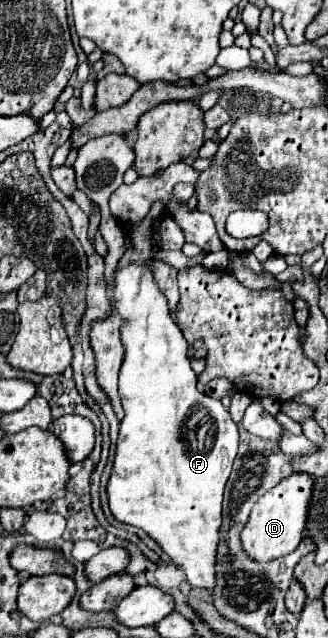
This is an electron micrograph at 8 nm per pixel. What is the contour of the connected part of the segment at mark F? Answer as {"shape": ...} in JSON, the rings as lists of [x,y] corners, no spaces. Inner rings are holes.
{"shape":[[[137,263],[115,269],[111,295],[111,305],[123,319],[121,341],[125,349],[123,365],[119,371],[119,395],[123,401],[125,417],[121,421],[117,439],[115,467],[107,485],[111,513],[121,523],[129,523],[147,531],[171,557],[171,561],[185,571],[193,587],[211,591],[211,585],[215,583],[213,565],[219,541],[223,487],[229,479],[231,465],[237,455],[237,423],[231,419],[229,411],[221,405],[219,399],[213,399],[211,395],[197,389],[197,379],[187,355],[189,343],[171,319],[167,299],[161,293],[151,269]],[[179,415],[187,417],[179,423]],[[189,433],[195,439],[193,443],[189,441]]]}

